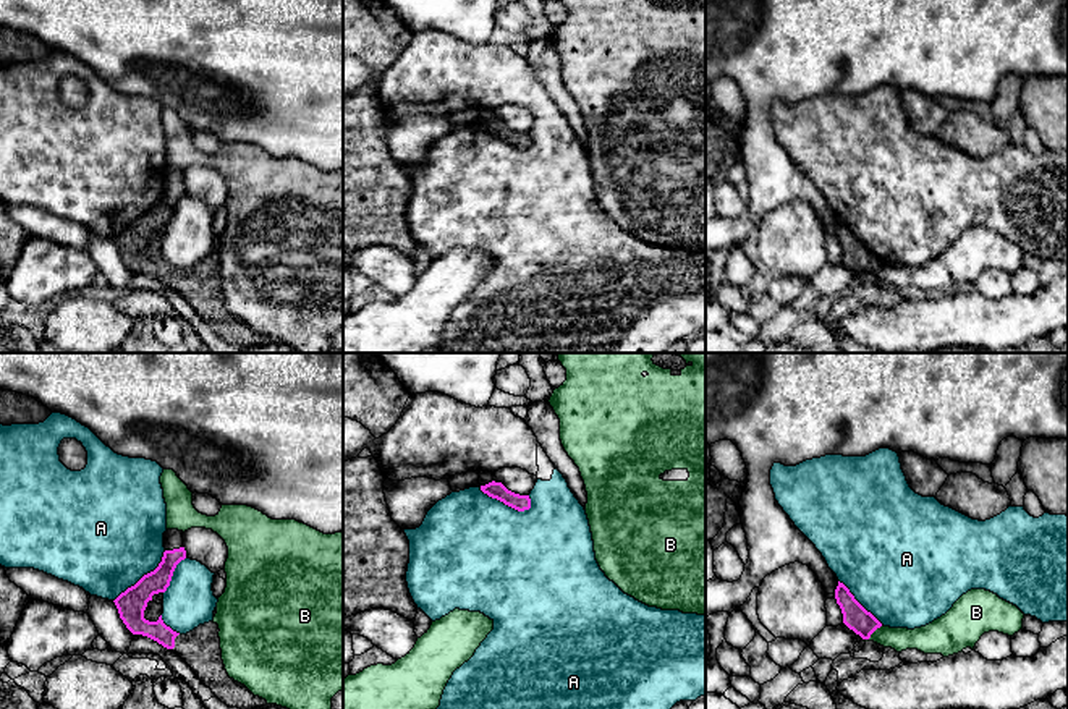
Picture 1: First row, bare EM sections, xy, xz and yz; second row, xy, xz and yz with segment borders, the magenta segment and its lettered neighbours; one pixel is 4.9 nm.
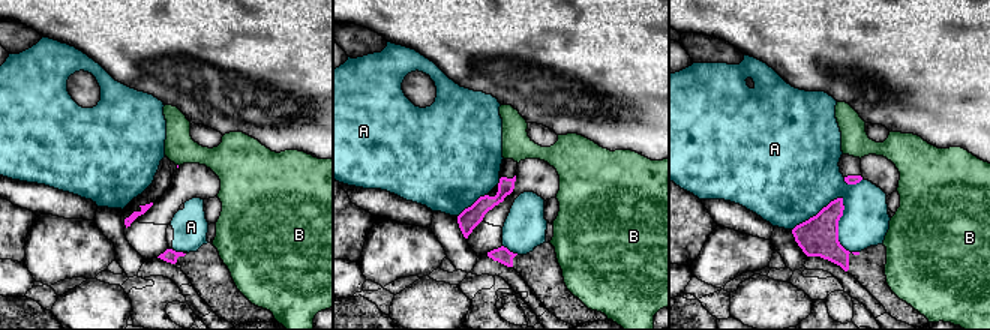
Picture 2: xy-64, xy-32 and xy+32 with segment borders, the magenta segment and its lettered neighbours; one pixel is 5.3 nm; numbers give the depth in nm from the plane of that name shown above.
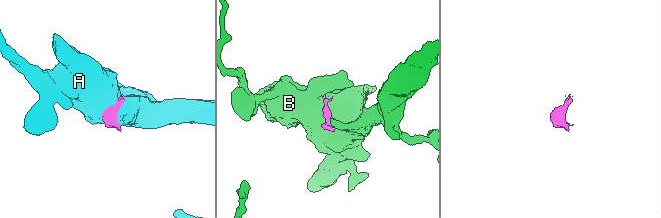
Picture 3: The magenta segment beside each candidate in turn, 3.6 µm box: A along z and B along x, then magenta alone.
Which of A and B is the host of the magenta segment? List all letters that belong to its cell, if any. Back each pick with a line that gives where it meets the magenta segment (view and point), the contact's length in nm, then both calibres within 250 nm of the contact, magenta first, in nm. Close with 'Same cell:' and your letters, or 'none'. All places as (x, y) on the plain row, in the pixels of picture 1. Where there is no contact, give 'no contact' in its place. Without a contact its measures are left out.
Same cell: none

